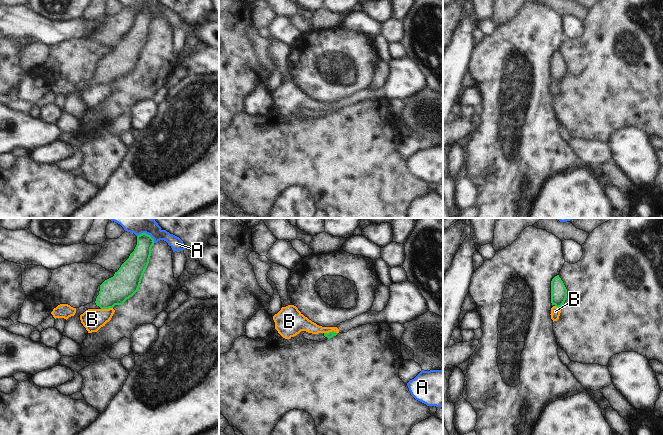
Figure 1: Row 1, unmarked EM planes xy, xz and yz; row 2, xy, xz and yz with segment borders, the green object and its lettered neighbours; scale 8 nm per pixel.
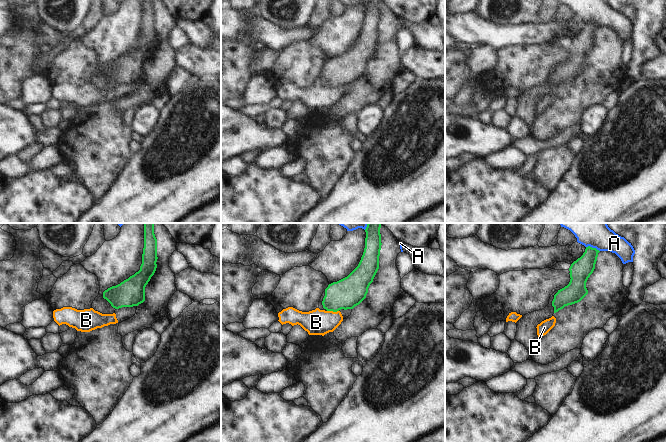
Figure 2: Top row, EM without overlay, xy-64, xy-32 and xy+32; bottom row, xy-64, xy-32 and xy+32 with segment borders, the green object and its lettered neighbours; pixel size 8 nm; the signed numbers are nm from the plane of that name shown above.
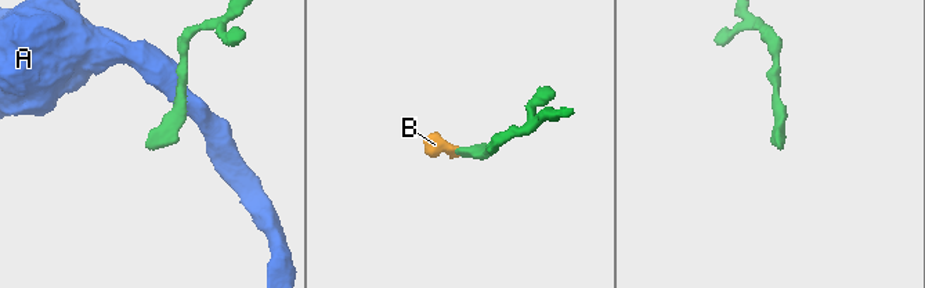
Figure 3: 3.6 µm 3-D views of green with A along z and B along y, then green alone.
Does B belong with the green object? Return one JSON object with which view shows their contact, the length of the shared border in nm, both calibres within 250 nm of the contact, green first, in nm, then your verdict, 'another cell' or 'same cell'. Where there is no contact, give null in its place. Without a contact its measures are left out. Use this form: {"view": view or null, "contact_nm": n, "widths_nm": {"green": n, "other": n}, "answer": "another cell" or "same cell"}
{"view": "xz", "contact_nm": 110, "widths_nm": {"green": 50, "other": 130}, "answer": "another cell"}

